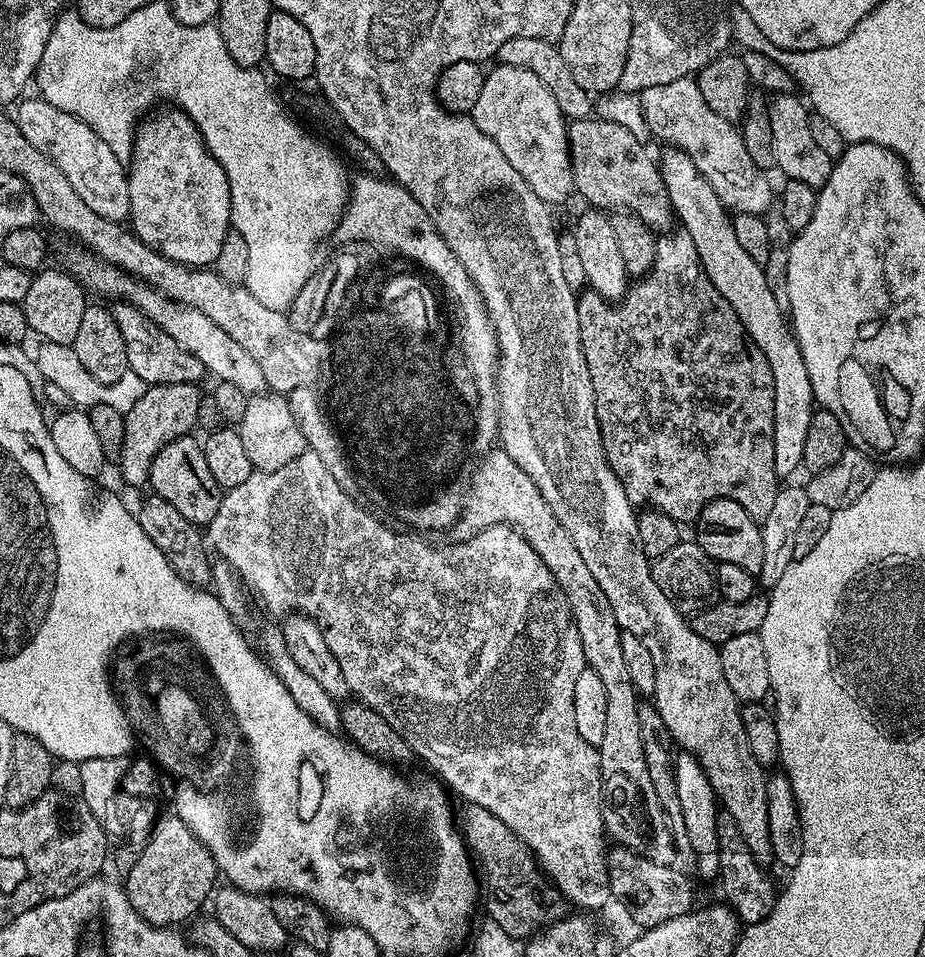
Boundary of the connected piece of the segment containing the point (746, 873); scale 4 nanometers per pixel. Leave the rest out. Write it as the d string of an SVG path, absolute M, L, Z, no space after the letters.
M721 811L716 818L718 826L718 858L720 862L720 874L718 884L724 887L723 899L727 905L736 912L741 925L757 924L762 922L774 910L778 888L768 881L765 865L760 864L754 858L750 846L746 846L746 838L742 838L742 830L738 830L738 822L730 818L730 814Z

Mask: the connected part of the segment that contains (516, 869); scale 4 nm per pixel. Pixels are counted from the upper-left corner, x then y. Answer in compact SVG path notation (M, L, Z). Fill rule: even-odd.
M467 803L462 814L462 833L465 843L475 856L479 874L478 888L482 899L485 915L497 922L502 931L515 940L523 941L534 936L550 918L547 906L540 902L540 888L535 883L541 878L536 857L529 847L500 818L495 818L488 810L477 804Z

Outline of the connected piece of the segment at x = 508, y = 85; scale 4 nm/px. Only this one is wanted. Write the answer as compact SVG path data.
M497 63L495 67L485 75L482 94L470 113L472 121L502 154L506 154L506 162L526 178L526 186L530 186L545 204L556 206L559 200L574 192L564 111L538 74L509 64Z

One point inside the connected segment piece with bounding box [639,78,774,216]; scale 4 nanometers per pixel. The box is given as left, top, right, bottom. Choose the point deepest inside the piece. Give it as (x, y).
(676, 112)

